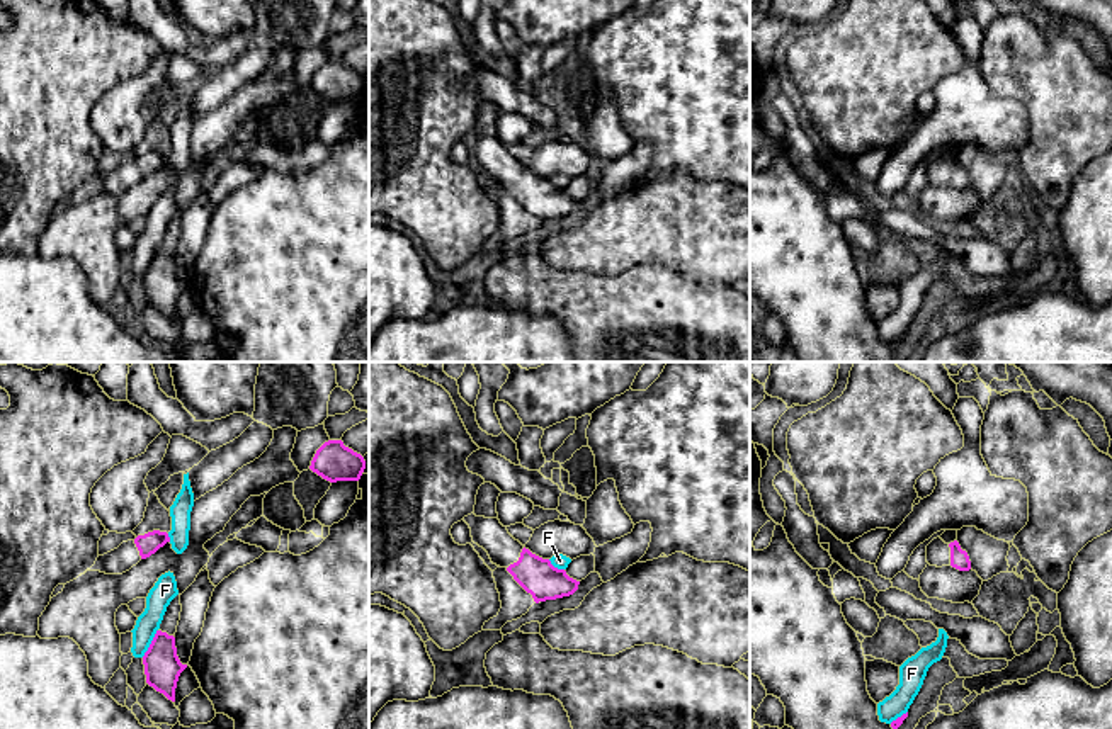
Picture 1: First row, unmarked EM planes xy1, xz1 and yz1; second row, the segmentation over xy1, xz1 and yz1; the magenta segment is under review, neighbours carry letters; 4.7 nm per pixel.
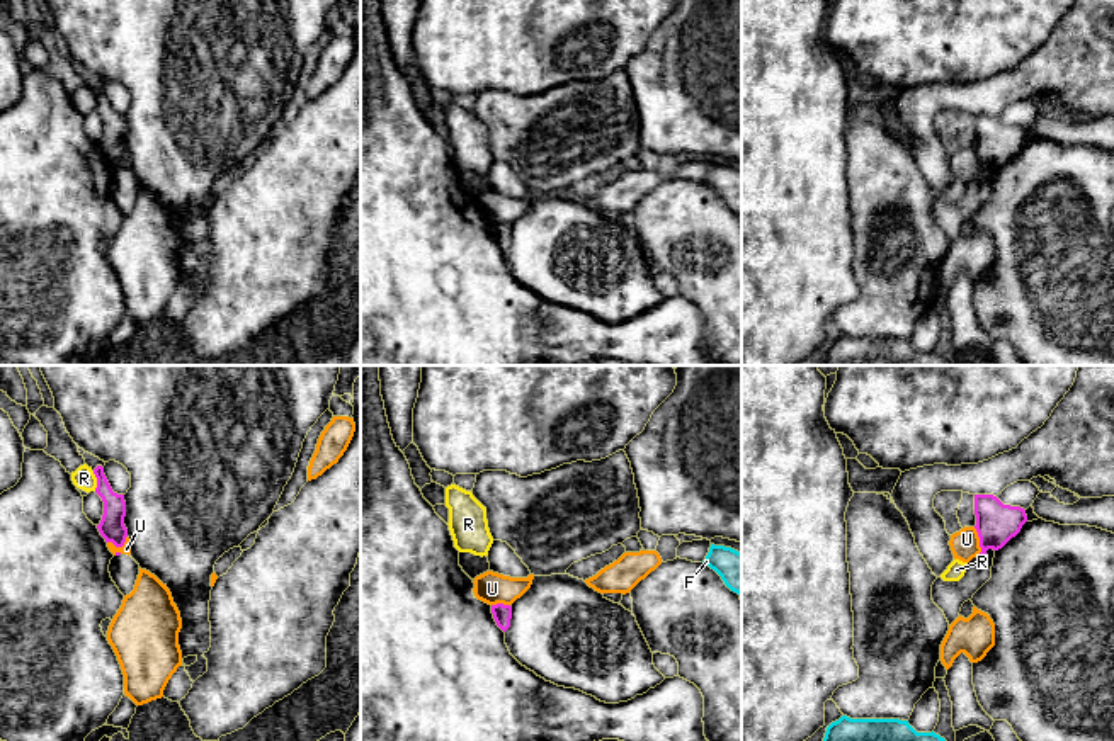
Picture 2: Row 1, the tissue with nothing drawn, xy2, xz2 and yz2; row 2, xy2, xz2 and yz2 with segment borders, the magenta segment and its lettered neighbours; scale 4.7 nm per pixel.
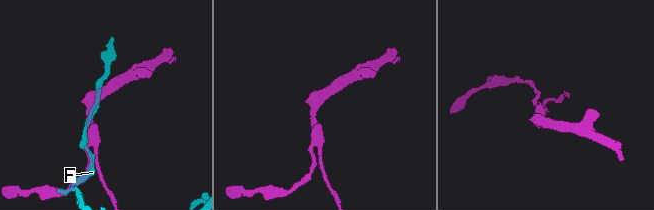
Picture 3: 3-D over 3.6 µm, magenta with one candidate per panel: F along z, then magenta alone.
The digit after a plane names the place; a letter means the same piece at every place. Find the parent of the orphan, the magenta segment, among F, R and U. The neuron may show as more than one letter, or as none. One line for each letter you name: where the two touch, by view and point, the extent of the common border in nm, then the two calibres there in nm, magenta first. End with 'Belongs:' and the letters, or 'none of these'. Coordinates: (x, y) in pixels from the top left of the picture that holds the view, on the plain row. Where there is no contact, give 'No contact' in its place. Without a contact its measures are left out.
Belongs: none of these

